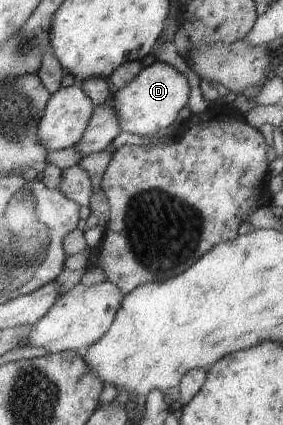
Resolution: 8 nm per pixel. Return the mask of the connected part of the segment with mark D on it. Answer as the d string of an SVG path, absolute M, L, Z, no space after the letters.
M156 60L144 66L140 74L124 88L114 89L112 104L115 106L122 131L140 135L154 135L160 129L173 124L178 112L188 105L190 82L186 76L174 66Z

